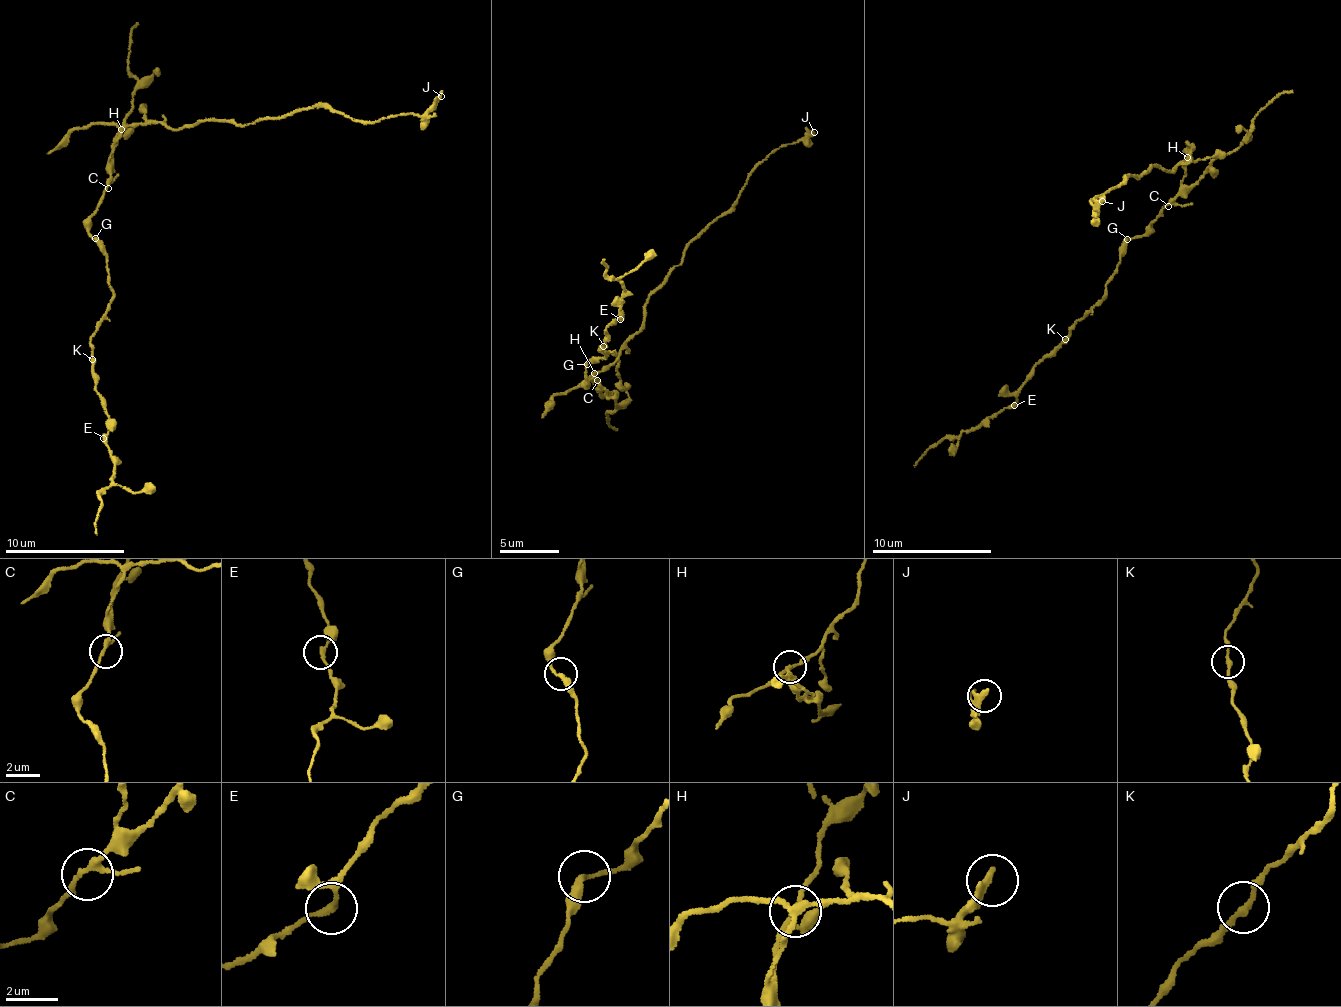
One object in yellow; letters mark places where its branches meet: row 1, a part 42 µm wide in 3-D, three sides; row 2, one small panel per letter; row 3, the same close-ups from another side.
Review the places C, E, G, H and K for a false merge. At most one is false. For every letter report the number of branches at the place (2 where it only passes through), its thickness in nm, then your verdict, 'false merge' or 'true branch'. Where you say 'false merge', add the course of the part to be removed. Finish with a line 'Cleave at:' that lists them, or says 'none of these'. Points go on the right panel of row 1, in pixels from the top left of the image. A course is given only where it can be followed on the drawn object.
C: 3 | 200 nm | true branch
E: 2 | 220 nm | true branch
G: 2 | 280 nm | true branch
H: 3 | 190 nm | false merge | (1187, 157), (1193, 162), (1172, 173), (1152, 166), (1137, 179), (1126, 178), (1090, 201), (1095, 210), (1106, 196)
K: 2 | 220 nm | true branch
Cleave at: H

